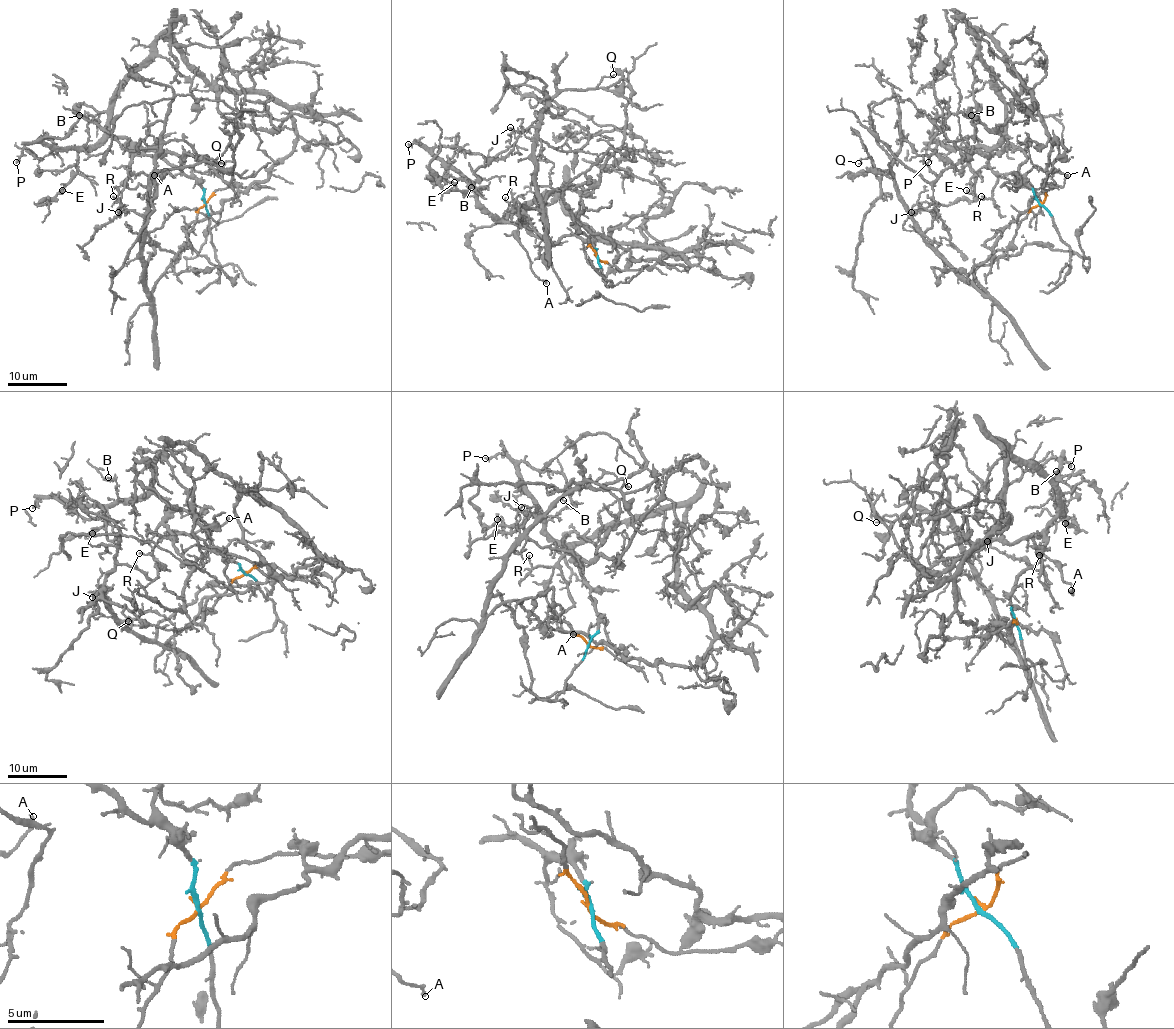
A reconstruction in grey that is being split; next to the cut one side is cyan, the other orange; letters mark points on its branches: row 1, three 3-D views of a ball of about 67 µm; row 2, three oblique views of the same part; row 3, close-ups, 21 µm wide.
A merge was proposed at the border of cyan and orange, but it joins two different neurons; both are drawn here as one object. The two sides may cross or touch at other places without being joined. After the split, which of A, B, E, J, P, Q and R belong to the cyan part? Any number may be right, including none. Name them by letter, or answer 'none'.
A, B, E, P, R

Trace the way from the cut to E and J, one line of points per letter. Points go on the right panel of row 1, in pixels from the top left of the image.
E: (1039, 203), (1019, 172), (1025, 152), (1005, 136), (992, 148), (970, 151), (974, 191), (967, 190)
J: (1039, 203), (1005, 249), (973, 268), (986, 292), (923, 237), (910, 215), (920, 206), (912, 212)

